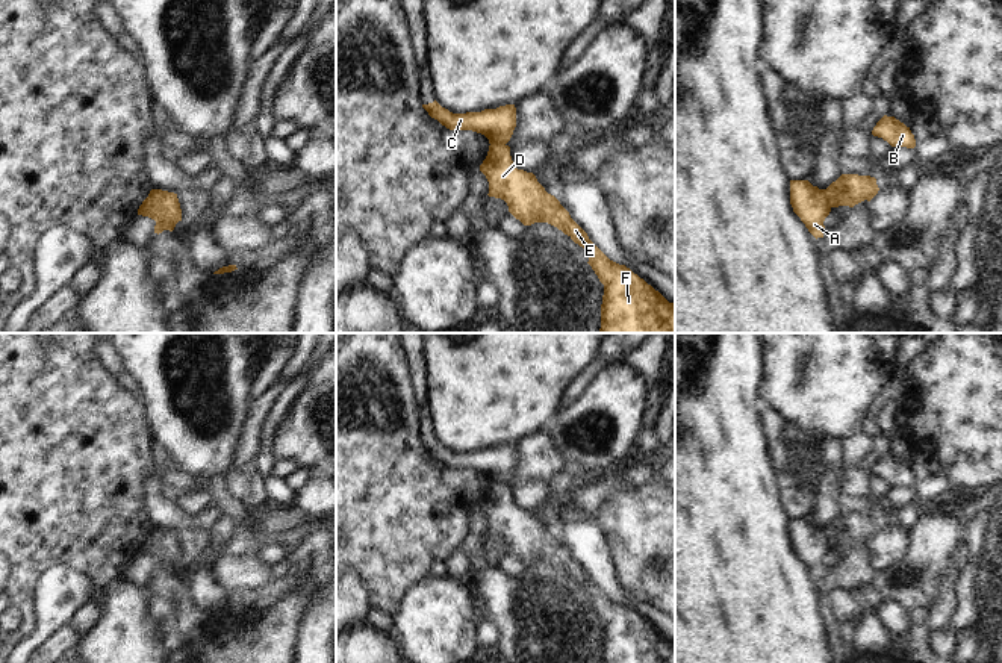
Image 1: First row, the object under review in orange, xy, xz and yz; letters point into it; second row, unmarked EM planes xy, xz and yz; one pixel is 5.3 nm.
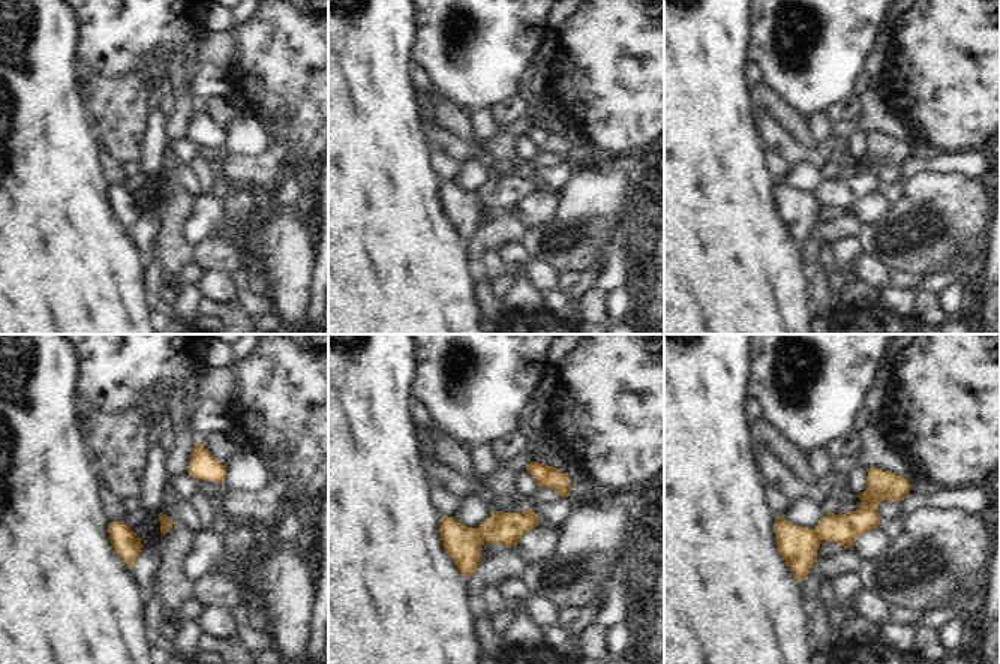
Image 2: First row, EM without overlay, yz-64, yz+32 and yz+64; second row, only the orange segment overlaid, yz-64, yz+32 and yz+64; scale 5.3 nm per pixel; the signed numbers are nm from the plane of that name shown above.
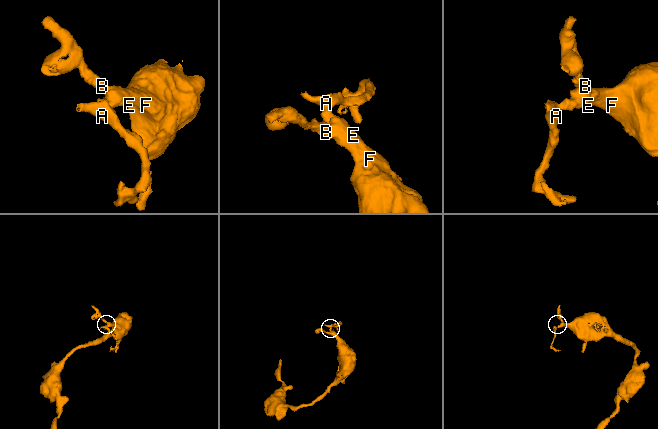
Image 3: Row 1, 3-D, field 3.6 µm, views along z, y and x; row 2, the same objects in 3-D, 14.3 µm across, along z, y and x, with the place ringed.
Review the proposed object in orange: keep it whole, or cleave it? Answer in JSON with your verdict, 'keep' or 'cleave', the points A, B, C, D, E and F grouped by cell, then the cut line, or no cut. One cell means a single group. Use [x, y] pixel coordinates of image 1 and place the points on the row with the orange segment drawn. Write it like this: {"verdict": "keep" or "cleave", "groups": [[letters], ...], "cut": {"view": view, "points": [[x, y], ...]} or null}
{"verdict": "cleave", "groups": [["A", "C"], ["B", "D", "E", "F"]], "cut": {"view": "yz", "points": [[824, 189], [833, 206]]}}

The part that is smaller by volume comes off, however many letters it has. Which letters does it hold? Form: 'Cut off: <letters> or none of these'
Cut off: A, C.

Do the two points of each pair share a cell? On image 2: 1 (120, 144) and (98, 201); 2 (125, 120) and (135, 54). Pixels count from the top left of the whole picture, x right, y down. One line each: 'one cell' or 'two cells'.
1: two cells
2: two cells

